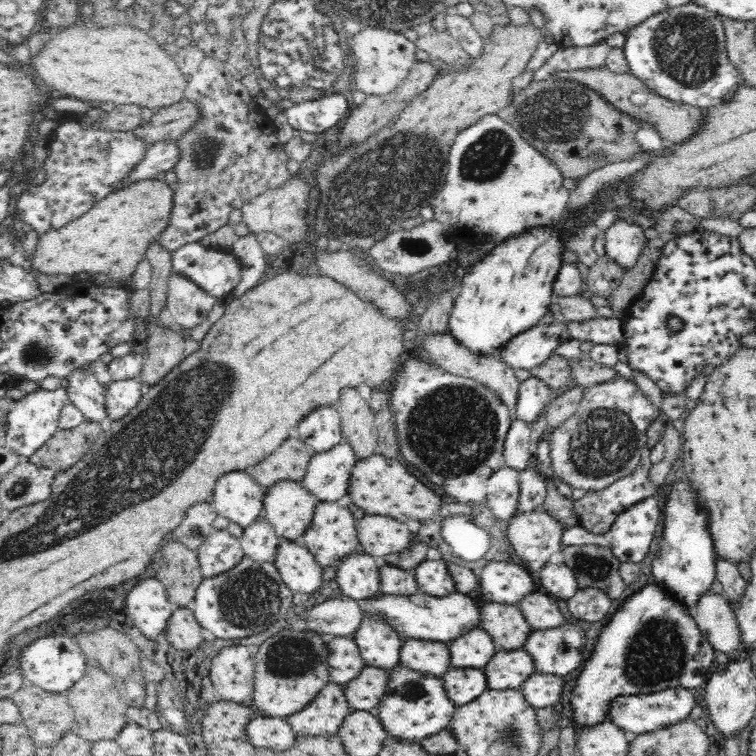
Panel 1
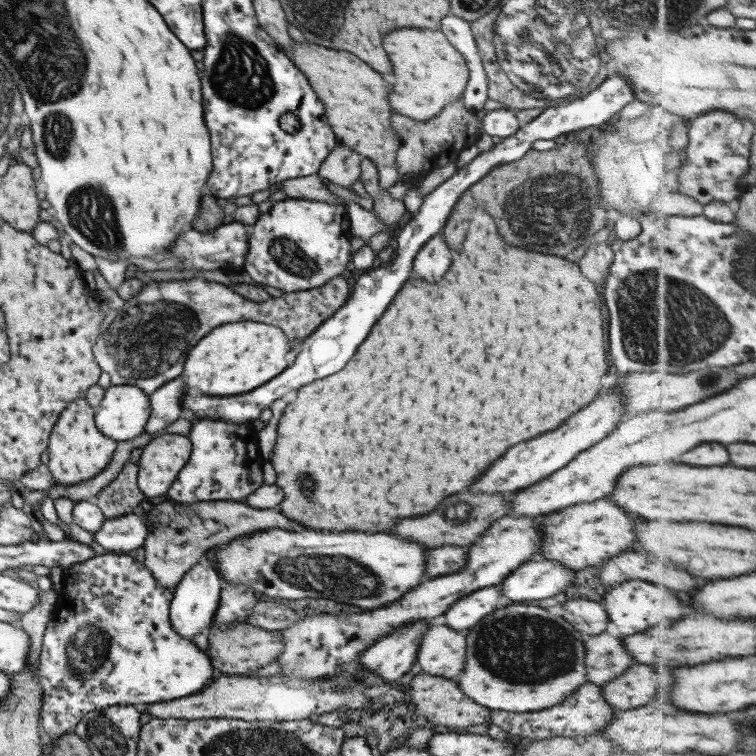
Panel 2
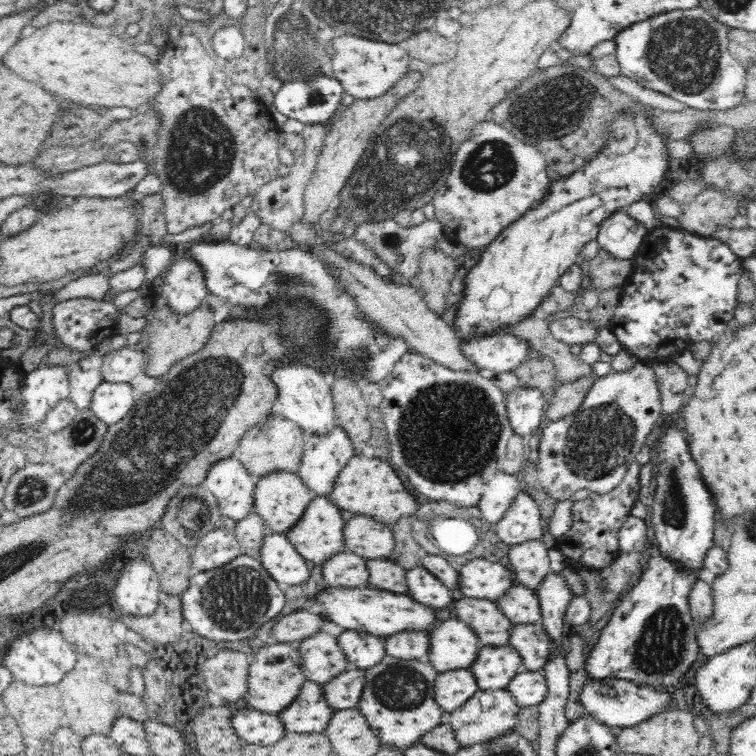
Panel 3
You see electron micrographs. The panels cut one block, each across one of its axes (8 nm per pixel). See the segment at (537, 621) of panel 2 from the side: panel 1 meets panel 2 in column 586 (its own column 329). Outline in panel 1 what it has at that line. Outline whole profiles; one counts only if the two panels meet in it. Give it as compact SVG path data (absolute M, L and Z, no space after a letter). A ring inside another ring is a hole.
M281 630L279 633L268 638L258 647L258 654L254 656L254 672L256 680L254 683L254 704L249 702L253 708L260 712L266 712L276 718L284 718L295 712L300 712L308 704L317 692L330 683L329 672L325 660L326 634L312 632L311 630L290 631ZM284 668L292 670L284 670ZM300 668L306 670L300 670Z

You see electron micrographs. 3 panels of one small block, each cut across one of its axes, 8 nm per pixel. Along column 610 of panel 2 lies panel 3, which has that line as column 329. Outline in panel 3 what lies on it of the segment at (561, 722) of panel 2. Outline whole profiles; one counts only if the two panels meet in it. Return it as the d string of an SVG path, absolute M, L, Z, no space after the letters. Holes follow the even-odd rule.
M304 681L299 695L280 714L290 732L324 732L335 710L328 706L320 684Z

